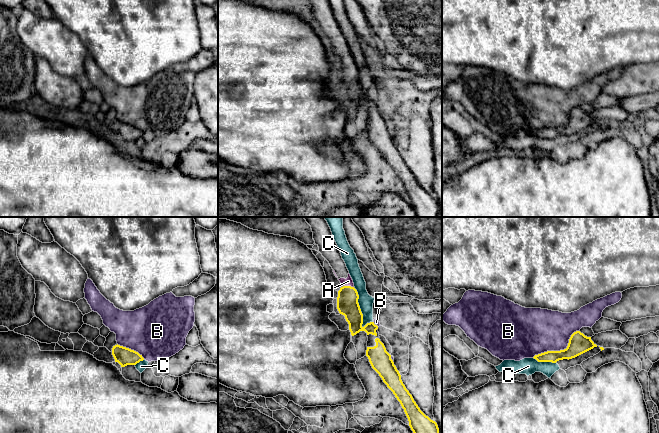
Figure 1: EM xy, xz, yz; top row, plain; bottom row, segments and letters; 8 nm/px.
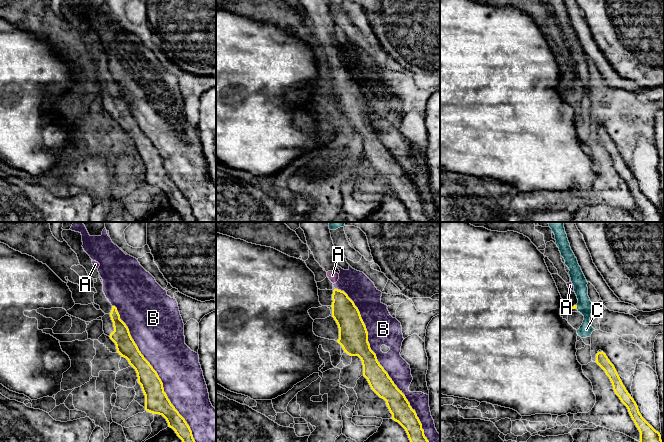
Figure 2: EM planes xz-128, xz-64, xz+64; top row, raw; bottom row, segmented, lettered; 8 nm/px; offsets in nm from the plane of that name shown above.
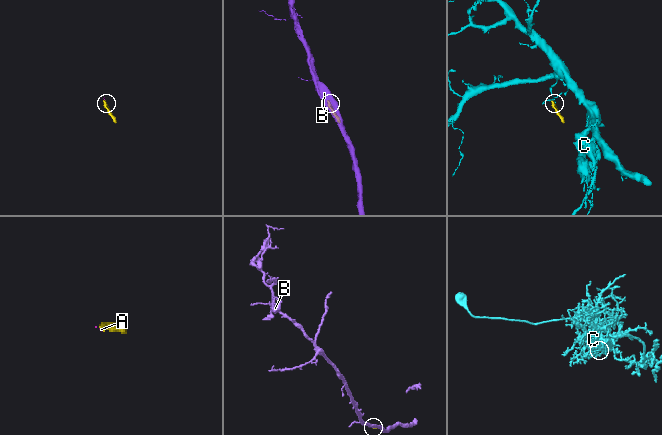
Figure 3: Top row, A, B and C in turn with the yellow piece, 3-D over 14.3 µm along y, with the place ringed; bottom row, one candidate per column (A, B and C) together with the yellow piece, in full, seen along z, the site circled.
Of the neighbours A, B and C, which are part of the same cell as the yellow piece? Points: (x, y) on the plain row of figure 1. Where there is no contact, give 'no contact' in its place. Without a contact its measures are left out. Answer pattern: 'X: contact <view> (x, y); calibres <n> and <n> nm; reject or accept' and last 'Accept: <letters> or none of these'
A: contact xz (348, 62); calibres 180 and 70 nm; accept
B: contact yz (558, 127); calibres 160 and 360 nm; reject
C: contact xz (359, 84); calibres 180 and 120 nm; reject
Accept: A

